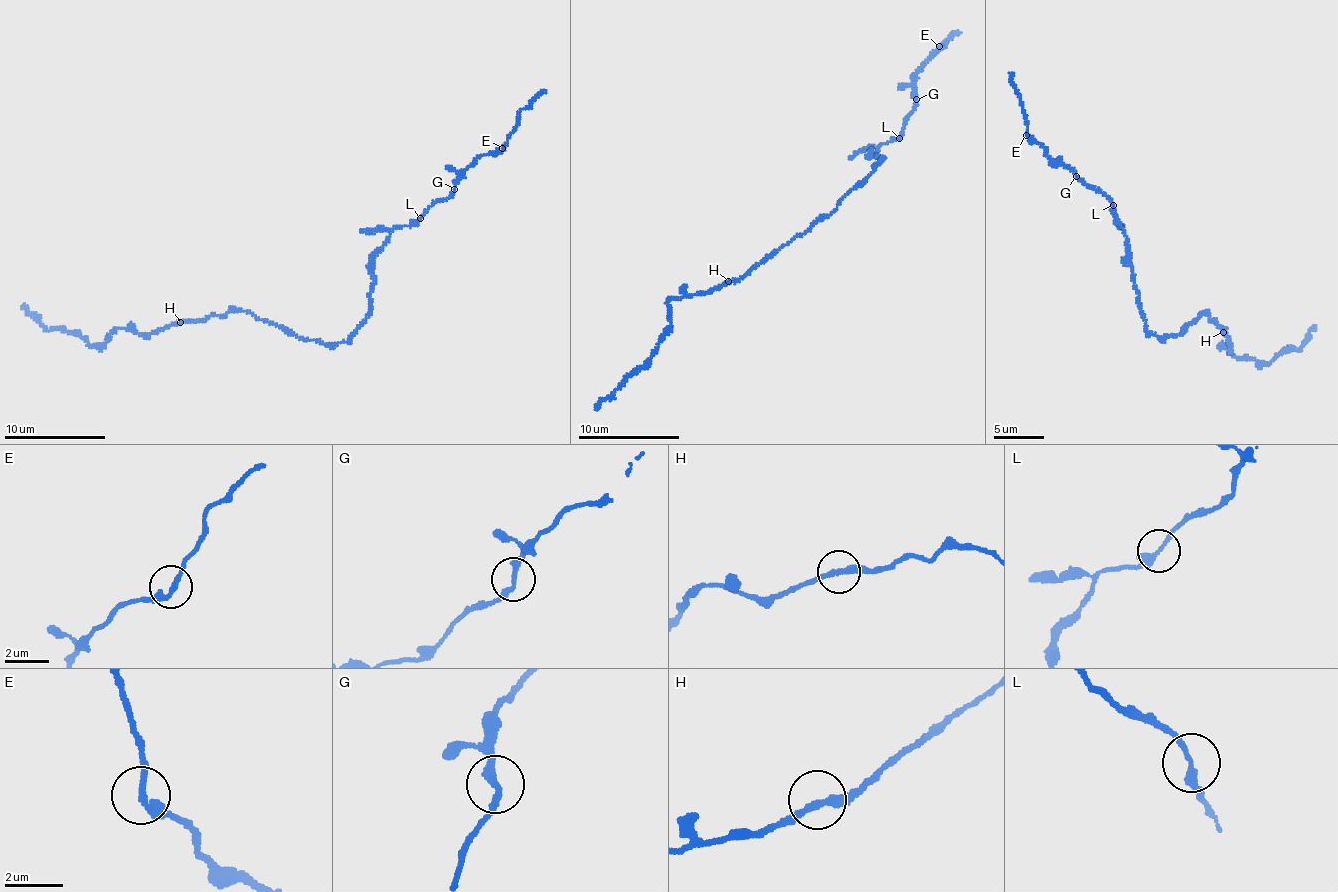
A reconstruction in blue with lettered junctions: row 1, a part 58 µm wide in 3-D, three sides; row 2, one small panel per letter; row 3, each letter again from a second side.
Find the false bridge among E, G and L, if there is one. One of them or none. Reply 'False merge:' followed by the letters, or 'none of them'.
False merge: none of them

